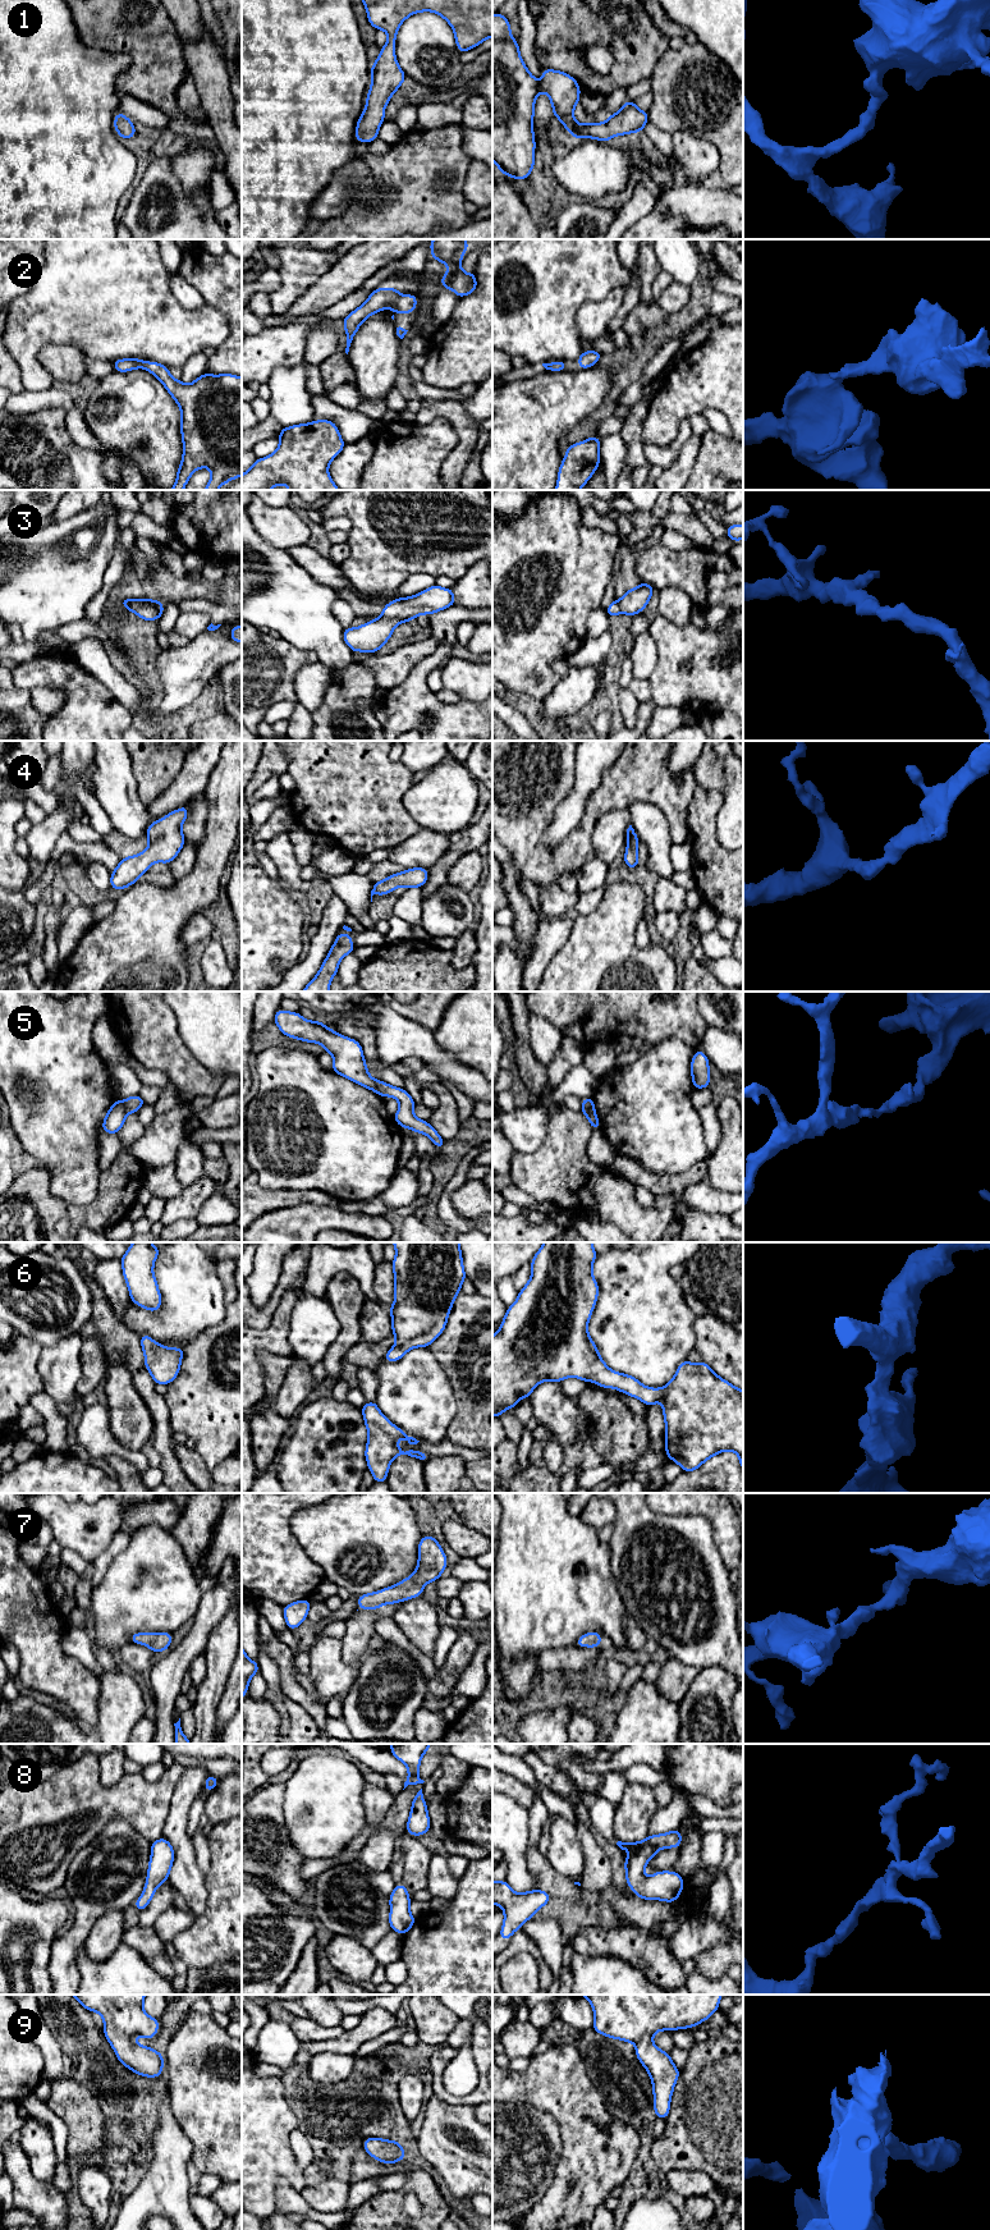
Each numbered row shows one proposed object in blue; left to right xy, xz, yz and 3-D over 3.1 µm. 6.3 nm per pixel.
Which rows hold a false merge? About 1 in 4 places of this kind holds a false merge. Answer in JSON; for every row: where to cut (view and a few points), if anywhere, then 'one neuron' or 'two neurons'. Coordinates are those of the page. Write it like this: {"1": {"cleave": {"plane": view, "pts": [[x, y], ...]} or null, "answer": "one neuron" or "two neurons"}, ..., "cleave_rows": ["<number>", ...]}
{"1": {"cleave": null, "answer": "one neuron"}, "2": {"cleave": null, "answer": "one neuron"}, "3": {"cleave": null, "answer": "one neuron"}, "4": {"cleave": null, "answer": "one neuron"}, "5": {"cleave": {"plane": "xy", "pts": [[122, 1102], [127, 1113]]}, "answer": "two neurons"}, "6": {"cleave": null, "answer": "one neuron"}, "7": {"cleave": null, "answer": "one neuron"}, "8": {"cleave": null, "answer": "one neuron"}, "9": {"cleave": null, "answer": "one neuron"}, "cleave_rows": ["5"]}

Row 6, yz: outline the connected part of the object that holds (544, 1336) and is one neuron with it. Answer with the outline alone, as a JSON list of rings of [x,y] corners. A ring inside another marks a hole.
[[[544,1242],[531,1260],[532,1274],[519,1291],[517,1300],[507,1309],[499,1331],[492,1336],[492,1416],[500,1418],[507,1409],[514,1409],[518,1401],[531,1397],[532,1391],[544,1380],[560,1383],[573,1377],[595,1382],[602,1388],[615,1388],[636,1397],[647,1406],[663,1402],[665,1420],[665,1452],[683,1471],[695,1471],[710,1457],[733,1451],[738,1455],[743,1471],[743,1391],[720,1378],[705,1361],[695,1364],[687,1360],[677,1368],[673,1379],[661,1388],[650,1388],[629,1374],[608,1368],[591,1340],[587,1324],[599,1297],[599,1283],[592,1276],[592,1264],[597,1256],[592,1242]]]

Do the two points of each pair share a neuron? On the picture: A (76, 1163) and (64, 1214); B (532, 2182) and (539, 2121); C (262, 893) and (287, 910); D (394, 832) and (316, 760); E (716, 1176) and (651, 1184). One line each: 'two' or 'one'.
A: two
B: one
C: one
D: one
E: two

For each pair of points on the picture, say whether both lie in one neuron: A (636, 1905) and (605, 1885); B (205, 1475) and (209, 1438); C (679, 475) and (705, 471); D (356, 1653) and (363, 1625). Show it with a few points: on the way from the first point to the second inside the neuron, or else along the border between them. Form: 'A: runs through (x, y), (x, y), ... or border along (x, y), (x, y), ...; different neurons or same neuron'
A: runs through (627, 1904), (615, 1901), (608, 1894); same neuron
B: border along (193, 1448), (210, 1470); different neurons
C: border along (701, 445), (688, 476); different neurons
D: runs through (356, 1647), (356, 1638), (360, 1631); same neuron

